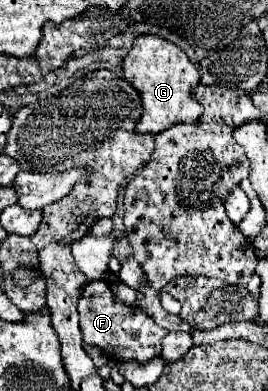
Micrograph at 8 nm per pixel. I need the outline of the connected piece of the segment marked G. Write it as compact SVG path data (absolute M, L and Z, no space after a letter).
M142 35L134 41L132 49L122 61L124 79L134 85L142 97L142 115L136 123L136 133L160 133L174 123L198 123L202 105L194 97L194 89L200 81L198 67L186 57L186 53L162 37Z

